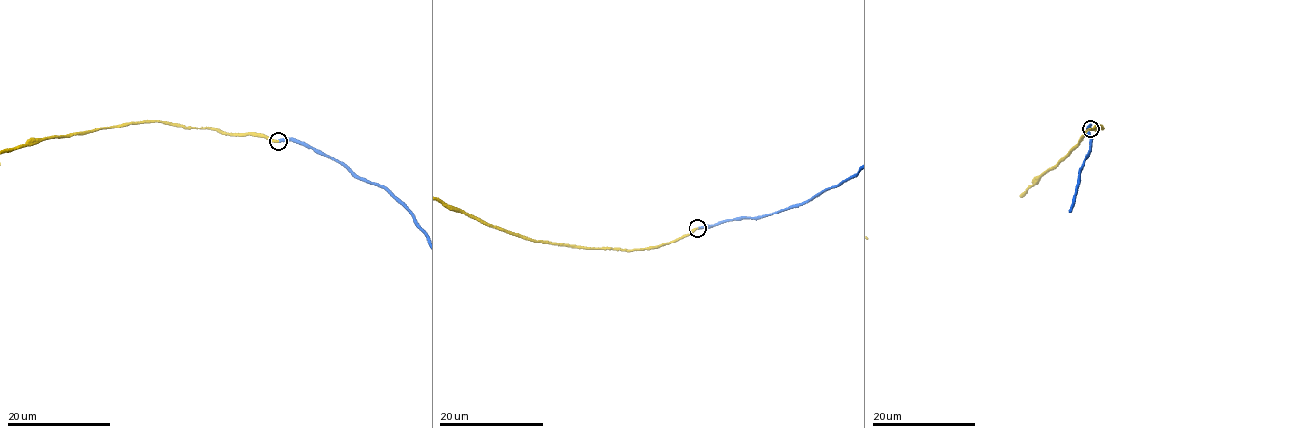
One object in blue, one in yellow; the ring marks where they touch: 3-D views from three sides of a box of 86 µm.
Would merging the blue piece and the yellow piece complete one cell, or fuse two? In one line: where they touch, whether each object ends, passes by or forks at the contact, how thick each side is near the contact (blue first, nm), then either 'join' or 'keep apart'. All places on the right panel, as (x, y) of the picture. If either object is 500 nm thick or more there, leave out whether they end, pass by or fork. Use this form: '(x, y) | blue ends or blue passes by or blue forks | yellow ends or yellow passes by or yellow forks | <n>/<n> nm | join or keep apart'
(1090, 128) | blue ends | yellow ends | 240/240 nm | join

